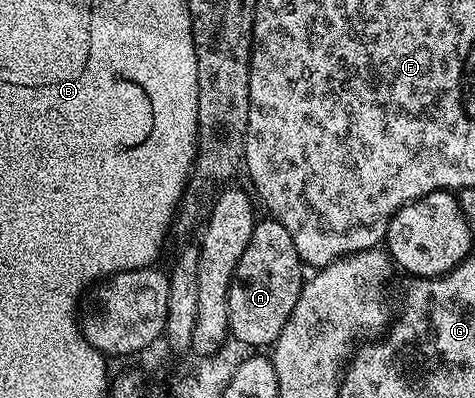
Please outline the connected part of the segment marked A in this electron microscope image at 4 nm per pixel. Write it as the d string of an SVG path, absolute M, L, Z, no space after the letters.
M261 217L254 232L250 232L250 244L246 244L238 268L232 273L228 297L229 335L244 346L252 346L248 348L271 347L282 328L286 328L286 320L290 320L290 312L294 312L294 304L298 304L305 281L306 267L294 248L294 240L290 240L290 232L286 232L276 218Z

